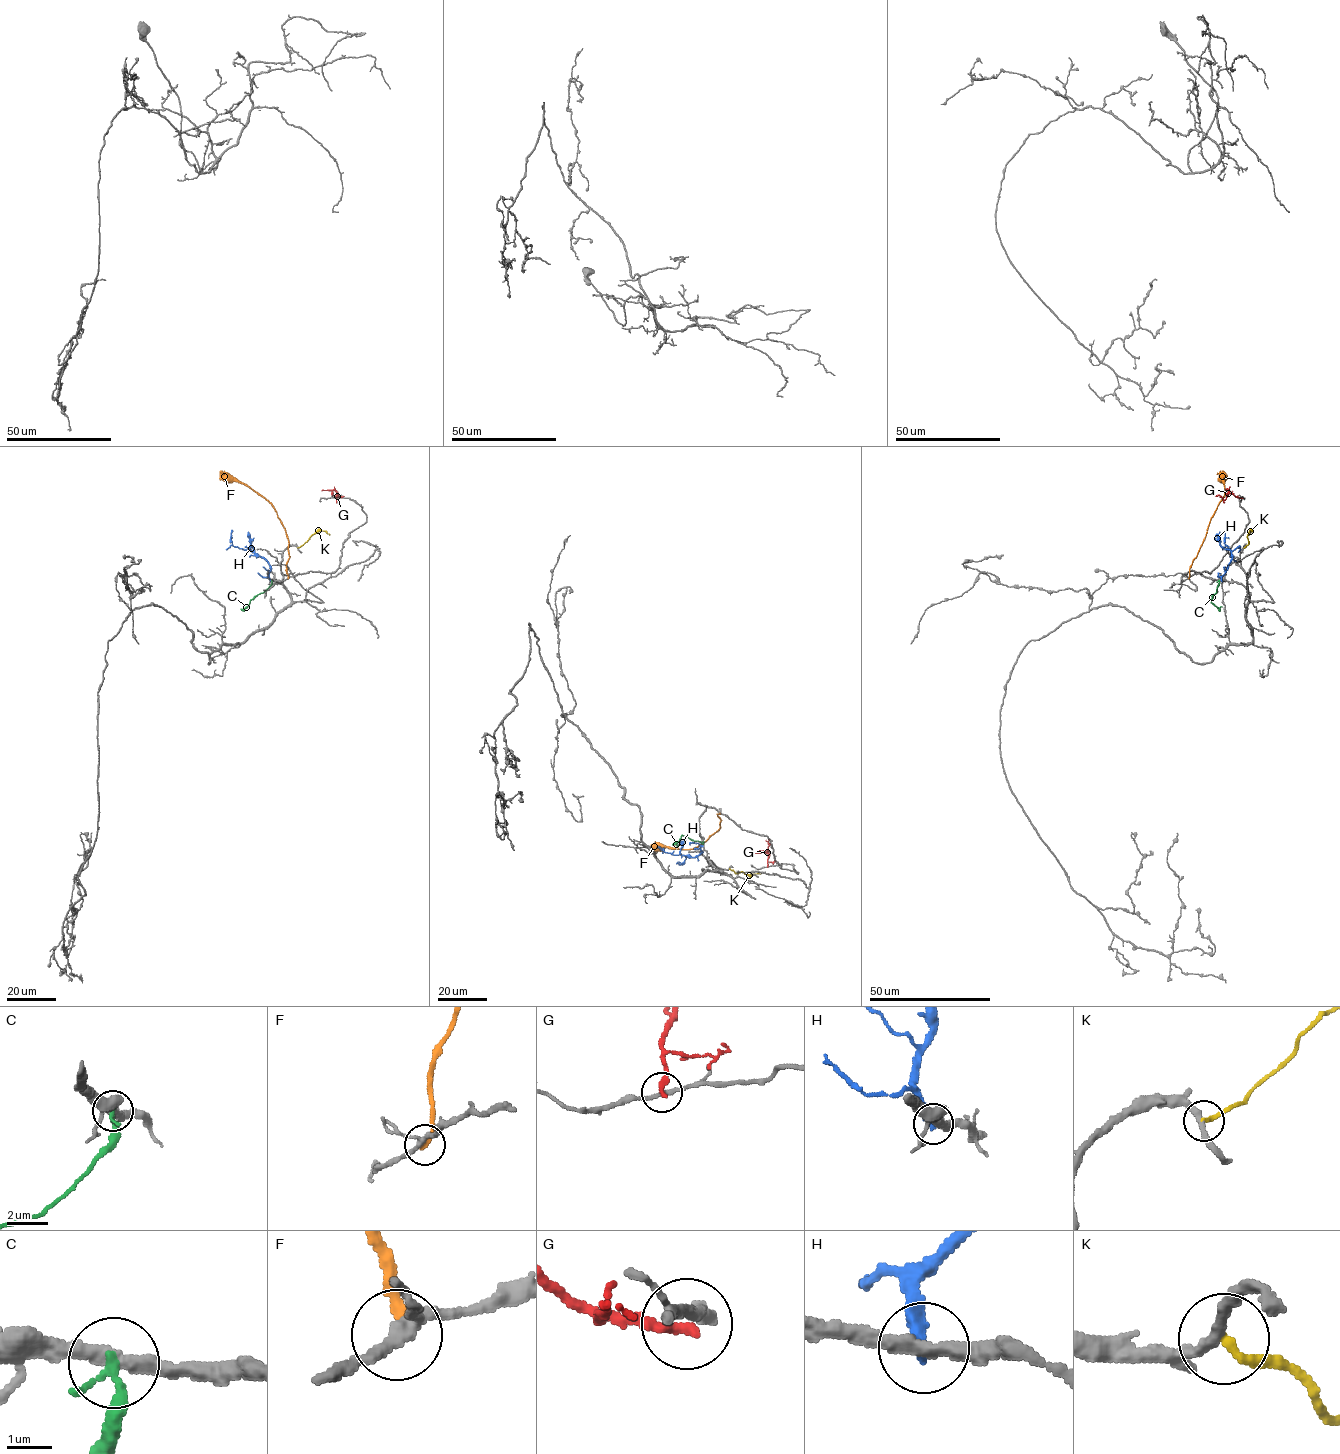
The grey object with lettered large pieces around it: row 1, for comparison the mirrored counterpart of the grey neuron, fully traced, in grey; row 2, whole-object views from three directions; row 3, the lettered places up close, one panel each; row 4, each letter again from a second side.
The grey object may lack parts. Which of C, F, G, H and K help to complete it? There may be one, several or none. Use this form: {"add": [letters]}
{"add": []}

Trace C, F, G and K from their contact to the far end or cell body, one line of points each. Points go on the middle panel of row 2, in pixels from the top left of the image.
C: (703, 843), (682, 835), (672, 845)
F: (719, 813), (720, 827), (695, 848), (651, 845)
G: (767, 867), (770, 844), (766, 840)
K: (729, 868), (735, 873), (761, 873)

